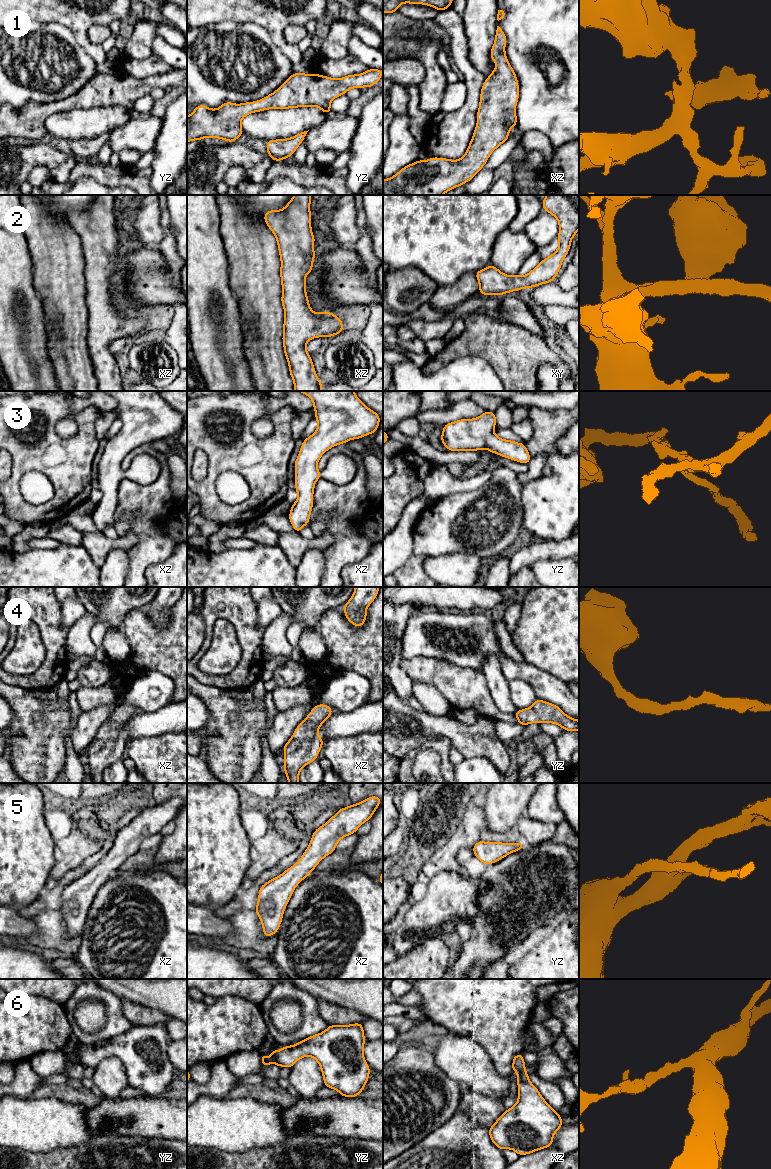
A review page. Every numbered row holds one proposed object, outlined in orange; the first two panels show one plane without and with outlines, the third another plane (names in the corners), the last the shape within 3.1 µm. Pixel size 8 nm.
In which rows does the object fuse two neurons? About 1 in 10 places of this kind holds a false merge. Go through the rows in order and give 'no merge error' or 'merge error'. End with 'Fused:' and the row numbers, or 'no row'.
1: no merge error
2: no merge error
3: no merge error
4: no merge error
5: no merge error
6: no merge error
Fused: no row

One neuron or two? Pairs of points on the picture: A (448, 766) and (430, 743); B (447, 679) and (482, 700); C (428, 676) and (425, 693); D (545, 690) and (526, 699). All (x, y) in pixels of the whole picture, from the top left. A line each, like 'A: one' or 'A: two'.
A: one
B: one
C: two
D: two

